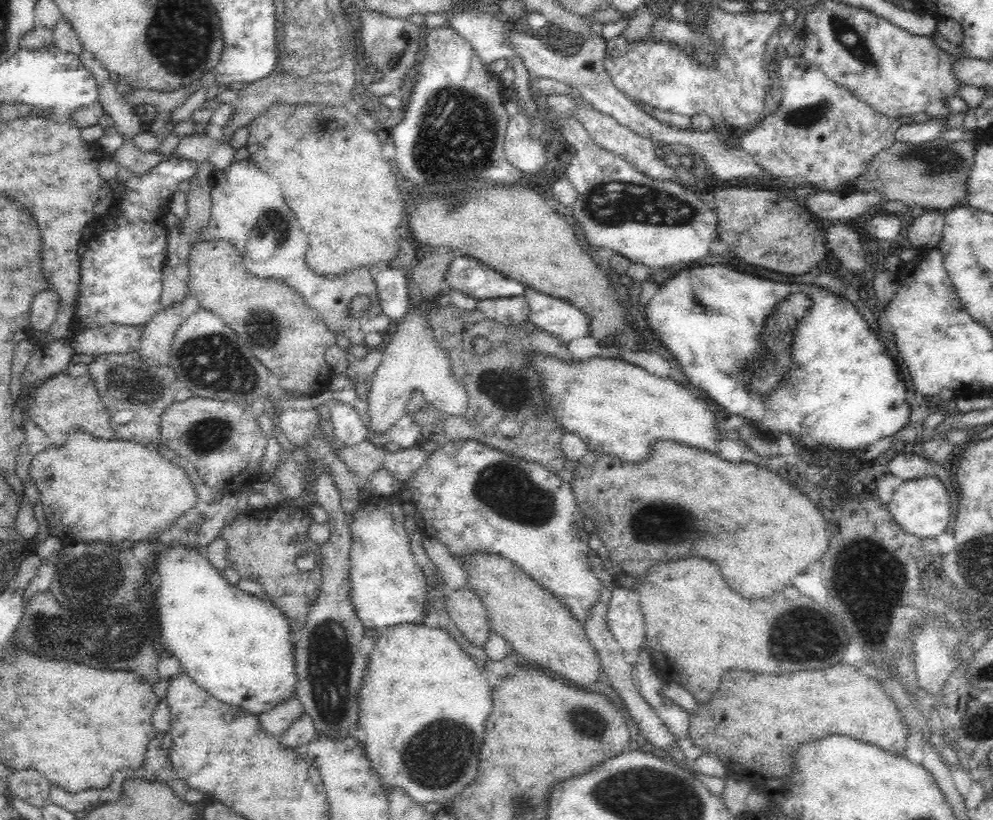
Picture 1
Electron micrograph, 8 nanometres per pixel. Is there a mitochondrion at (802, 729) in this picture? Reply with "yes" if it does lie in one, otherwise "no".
no

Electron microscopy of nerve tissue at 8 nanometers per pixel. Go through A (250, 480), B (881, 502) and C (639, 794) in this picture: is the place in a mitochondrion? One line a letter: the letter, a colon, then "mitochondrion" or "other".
A: other
B: other
C: mitochondrion

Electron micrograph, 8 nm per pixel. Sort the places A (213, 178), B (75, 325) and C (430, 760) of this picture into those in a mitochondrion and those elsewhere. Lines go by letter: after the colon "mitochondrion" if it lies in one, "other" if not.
A: other
B: other
C: mitochondrion

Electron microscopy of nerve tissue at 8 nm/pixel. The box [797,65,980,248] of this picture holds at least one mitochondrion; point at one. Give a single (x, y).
(933, 161)

